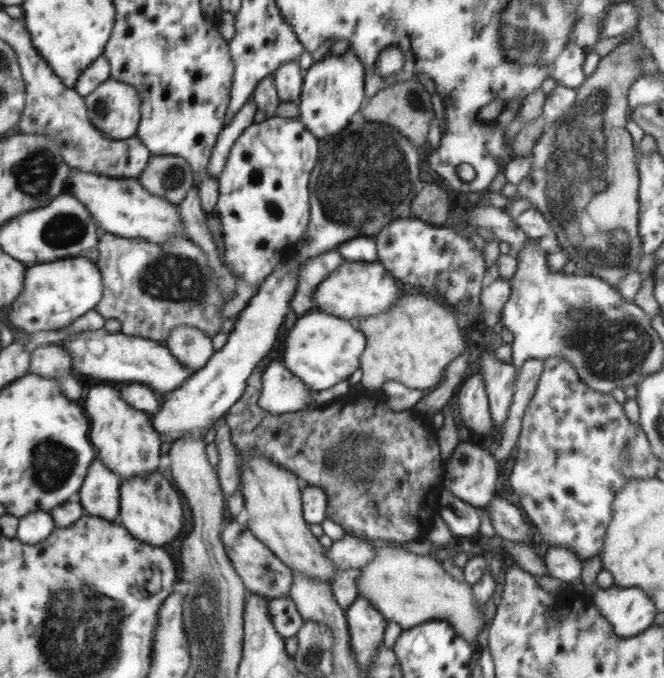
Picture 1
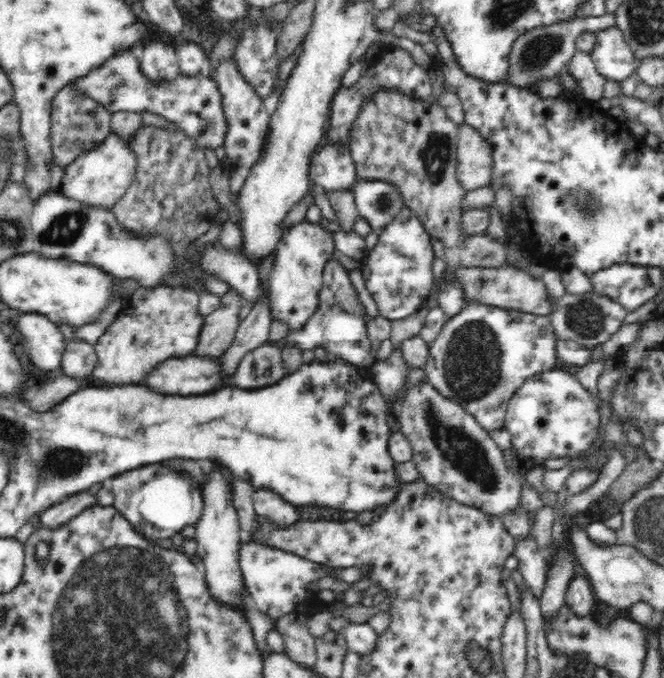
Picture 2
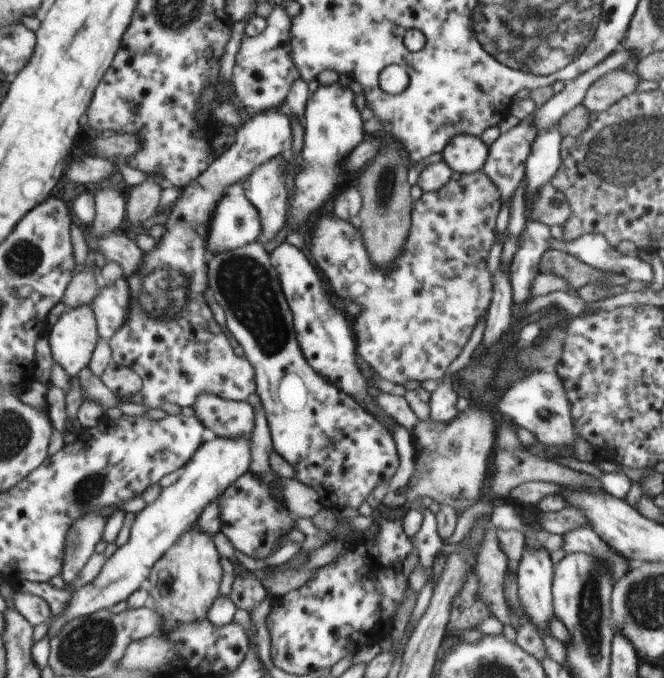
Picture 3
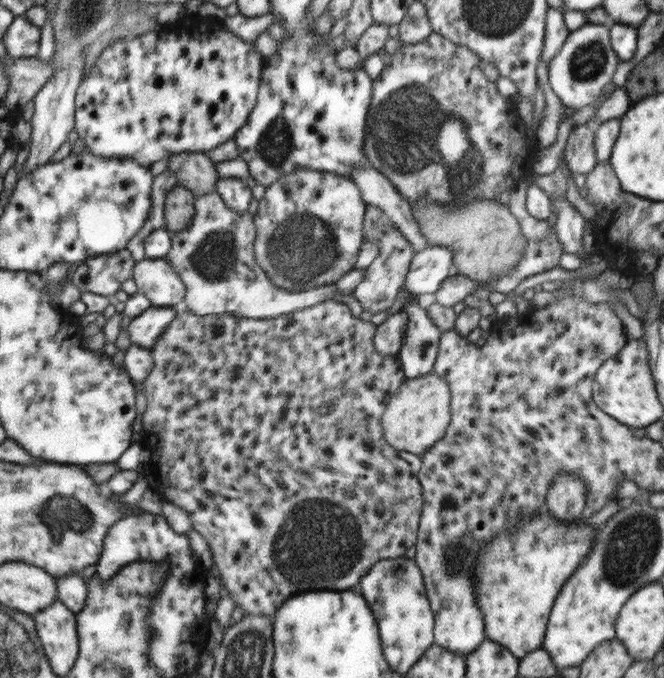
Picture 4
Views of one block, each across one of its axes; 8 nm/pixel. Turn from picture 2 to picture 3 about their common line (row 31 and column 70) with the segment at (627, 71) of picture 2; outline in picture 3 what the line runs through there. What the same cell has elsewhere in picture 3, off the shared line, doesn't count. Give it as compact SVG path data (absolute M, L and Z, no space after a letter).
M220 438L202 445L196 456L187 464L185 472L171 486L163 489L162 496L149 504L136 516L129 541L120 547L110 558L100 576L74 592L68 610L62 616L54 616L48 630L50 640L54 640L64 630L66 624L83 616L93 615L128 600L142 587L149 585L152 571L180 539L199 524L204 511L240 476L250 471L251 438Z

